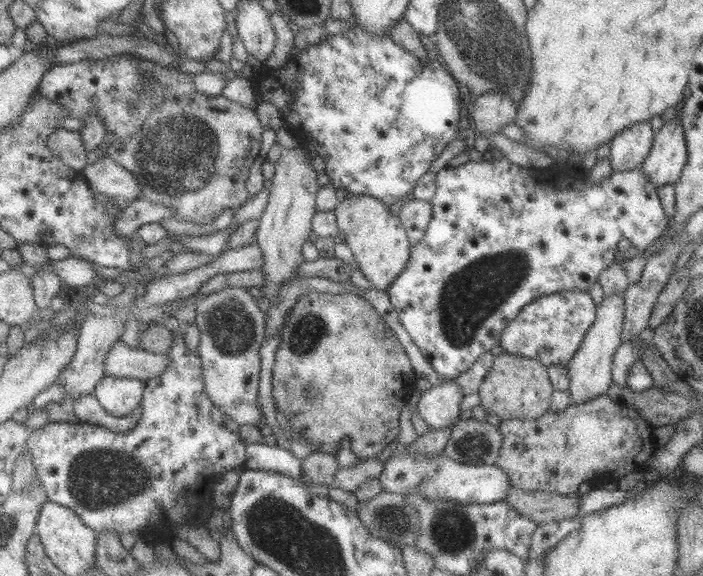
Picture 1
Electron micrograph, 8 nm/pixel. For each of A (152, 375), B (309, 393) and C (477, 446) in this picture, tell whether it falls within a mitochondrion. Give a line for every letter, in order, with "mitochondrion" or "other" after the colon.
A: other
B: mitochondrion
C: mitochondrion

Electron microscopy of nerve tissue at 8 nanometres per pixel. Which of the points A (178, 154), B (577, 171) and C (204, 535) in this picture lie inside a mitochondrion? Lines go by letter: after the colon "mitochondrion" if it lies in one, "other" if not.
A: mitochondrion
B: other
C: other

